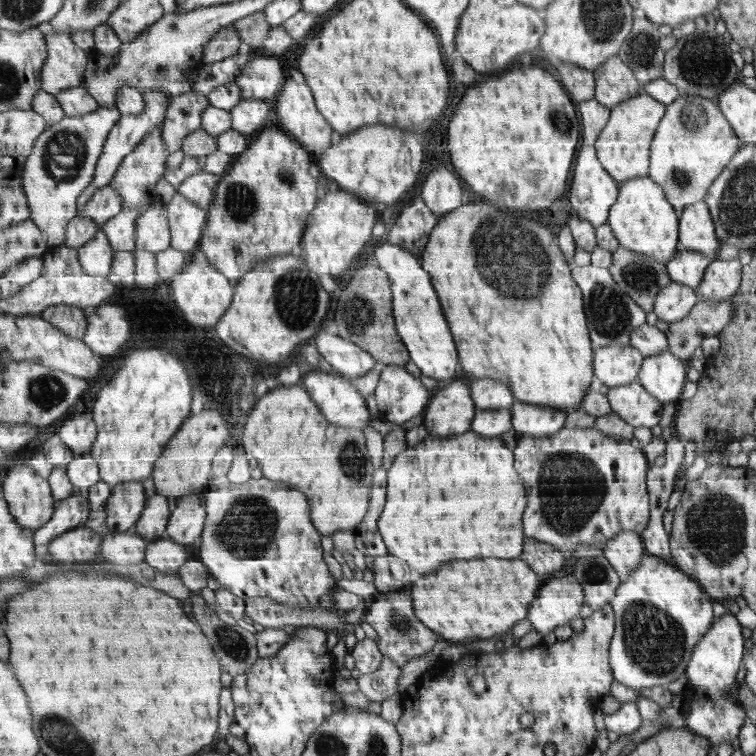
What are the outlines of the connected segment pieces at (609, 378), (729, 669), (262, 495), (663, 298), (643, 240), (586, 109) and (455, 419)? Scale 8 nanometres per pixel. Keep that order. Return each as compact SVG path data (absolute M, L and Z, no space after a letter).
M632 344L595 347L595 378L609 388L638 381L645 355Z
M724 614L699 641L687 667L686 678L689 682L687 692L689 699L692 699L692 708L687 712L687 718L680 723L681 727L709 738L715 745L739 739L749 716L745 710L735 707L729 692L737 684L737 676L745 657L743 626L735 615Z
M271 478L249 480L242 486L223 486L223 490L211 490L205 498L207 501L207 518L205 530L202 534L202 542L199 550L199 558L209 568L211 577L216 579L220 586L233 591L237 596L247 600L249 597L271 597L277 603L283 603L290 607L315 608L321 604L321 596L325 596L329 589L336 586L336 579L331 576L325 560L323 560L322 534L317 530L312 520L312 509L308 497L299 490L289 490L289 486L273 482Z
M673 281L657 295L654 312L659 319L673 324L689 316L699 300L701 300L699 292L693 290L691 286Z
M651 177L633 178L621 182L618 201L611 206L609 224L620 240L620 246L639 254L647 254L661 264L669 264L681 249L679 242L680 215L665 194L665 190Z
M596 98L581 101L578 105L580 117L583 118L584 144L594 145L608 125L612 109L601 104Z
M456 378L432 397L423 424L433 436L462 435L472 430L478 410L471 394L471 384Z

